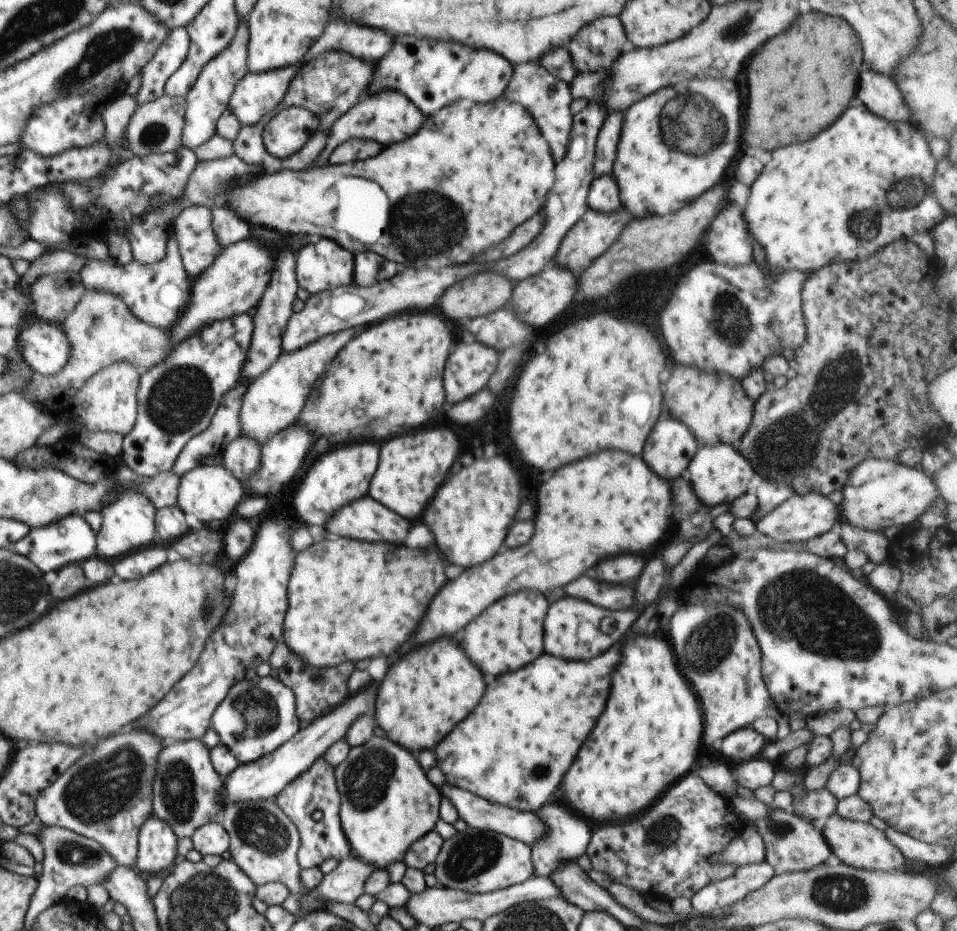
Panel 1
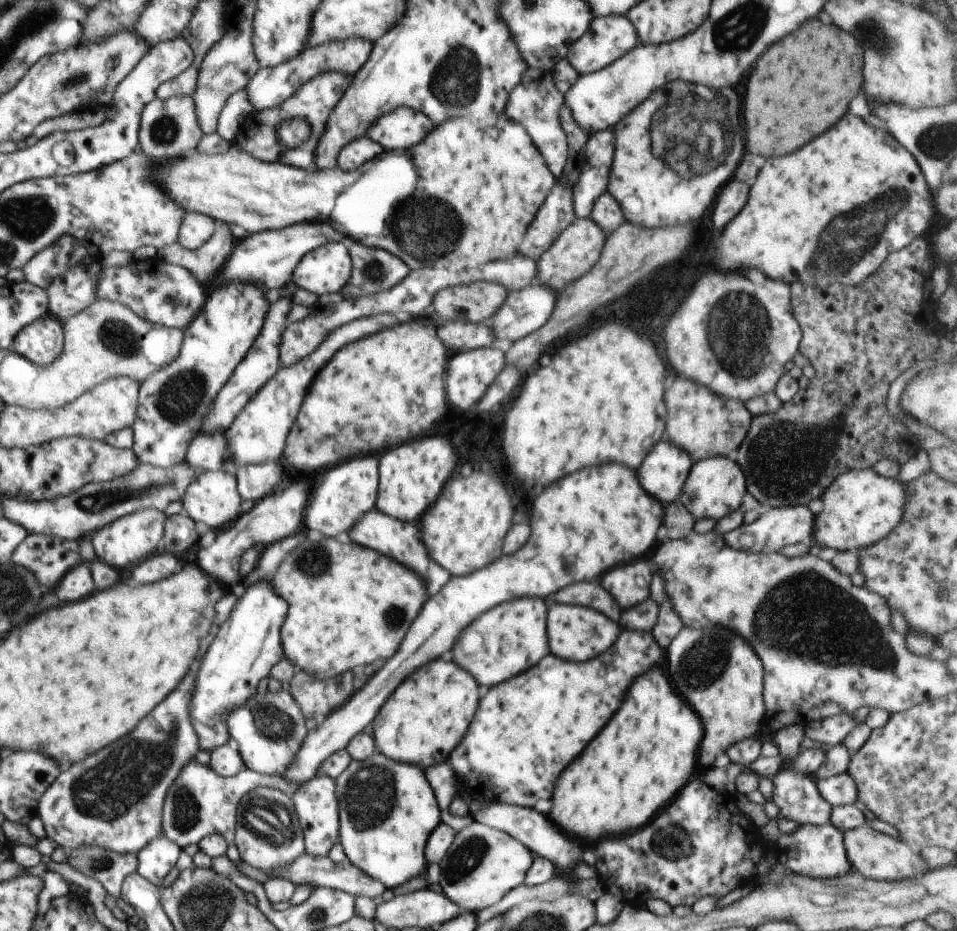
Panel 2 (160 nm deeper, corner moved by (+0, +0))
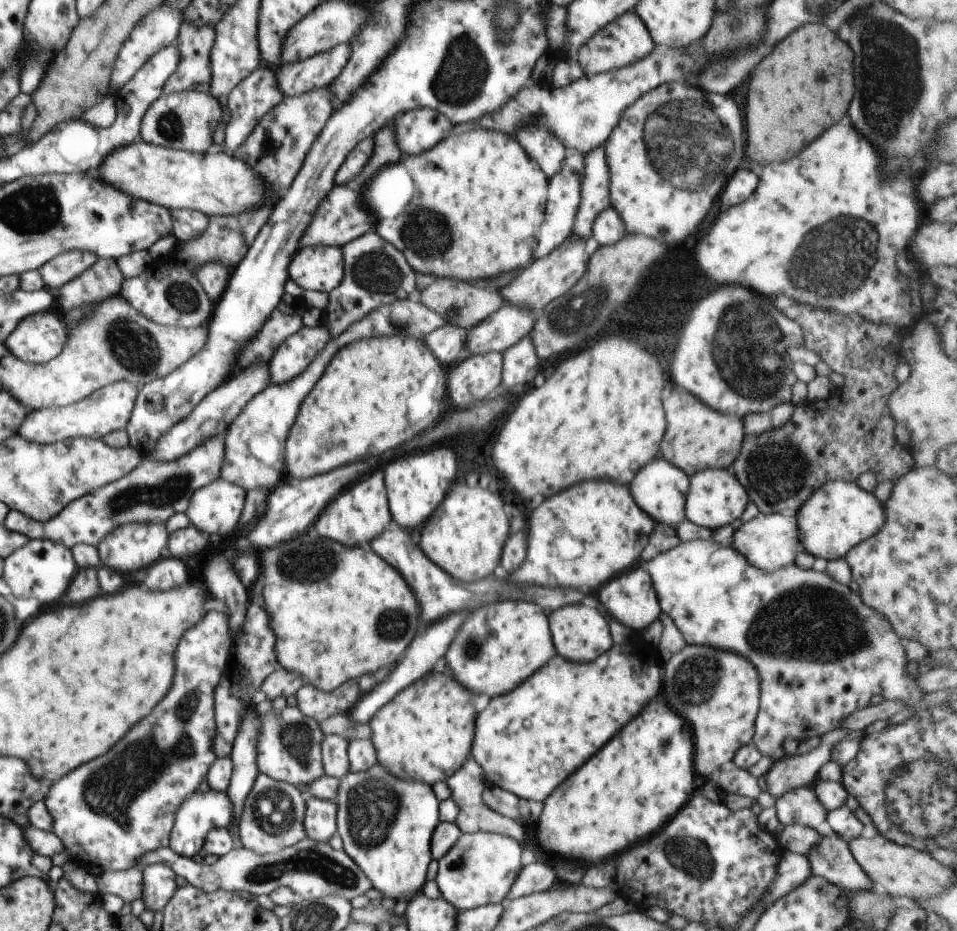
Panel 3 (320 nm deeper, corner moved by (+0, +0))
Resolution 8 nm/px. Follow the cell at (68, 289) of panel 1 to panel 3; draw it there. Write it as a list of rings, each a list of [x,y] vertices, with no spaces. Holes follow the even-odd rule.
[[[98,259],[88,270],[59,288],[58,302],[66,312],[82,305],[100,304],[100,302],[119,294],[124,279],[125,276],[118,268],[117,260]]]

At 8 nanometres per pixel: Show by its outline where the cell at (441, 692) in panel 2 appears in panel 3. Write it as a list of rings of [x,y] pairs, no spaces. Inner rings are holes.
[[[438,674],[424,676],[422,680],[410,684],[410,688],[404,688],[390,702],[379,708],[368,724],[372,730],[371,741],[377,750],[378,763],[400,780],[423,782],[432,787],[439,782],[446,783],[470,756],[474,720],[476,710],[470,704],[470,692],[450,676]]]

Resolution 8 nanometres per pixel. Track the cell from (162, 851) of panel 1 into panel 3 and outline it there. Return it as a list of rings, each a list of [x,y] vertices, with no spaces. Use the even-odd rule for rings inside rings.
[[[156,863],[143,868],[143,896],[145,906],[155,912],[160,912],[169,904],[174,893],[177,874],[165,864]]]

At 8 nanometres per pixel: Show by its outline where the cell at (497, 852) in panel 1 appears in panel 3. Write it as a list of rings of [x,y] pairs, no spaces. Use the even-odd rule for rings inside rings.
[[[486,831],[462,833],[439,860],[435,881],[441,896],[463,912],[488,903],[504,903],[522,867],[522,848],[512,837]]]

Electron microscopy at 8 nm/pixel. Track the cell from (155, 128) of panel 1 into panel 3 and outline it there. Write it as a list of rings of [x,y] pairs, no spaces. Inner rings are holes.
[[[207,91],[162,93],[146,111],[141,122],[142,141],[160,144],[166,148],[206,152],[214,149],[212,136],[216,126],[226,118],[226,110],[219,100]]]

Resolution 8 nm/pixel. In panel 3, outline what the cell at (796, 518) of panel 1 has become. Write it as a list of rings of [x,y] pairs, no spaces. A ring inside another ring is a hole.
[[[761,513],[750,521],[741,522],[734,531],[731,547],[738,551],[748,564],[765,573],[772,573],[788,565],[794,565],[794,558],[801,550],[797,540],[797,521],[795,516],[780,513]]]

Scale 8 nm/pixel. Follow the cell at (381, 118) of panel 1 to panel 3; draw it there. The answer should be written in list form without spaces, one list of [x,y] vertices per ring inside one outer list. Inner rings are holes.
[[[422,107],[400,114],[394,122],[398,146],[404,154],[420,154],[446,138],[452,121],[433,108]]]

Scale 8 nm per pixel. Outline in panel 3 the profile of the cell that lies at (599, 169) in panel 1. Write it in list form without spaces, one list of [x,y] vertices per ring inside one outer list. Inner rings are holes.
[[[604,147],[585,154],[581,199],[573,224],[573,234],[583,241],[592,237],[597,216],[610,206],[609,168]]]

